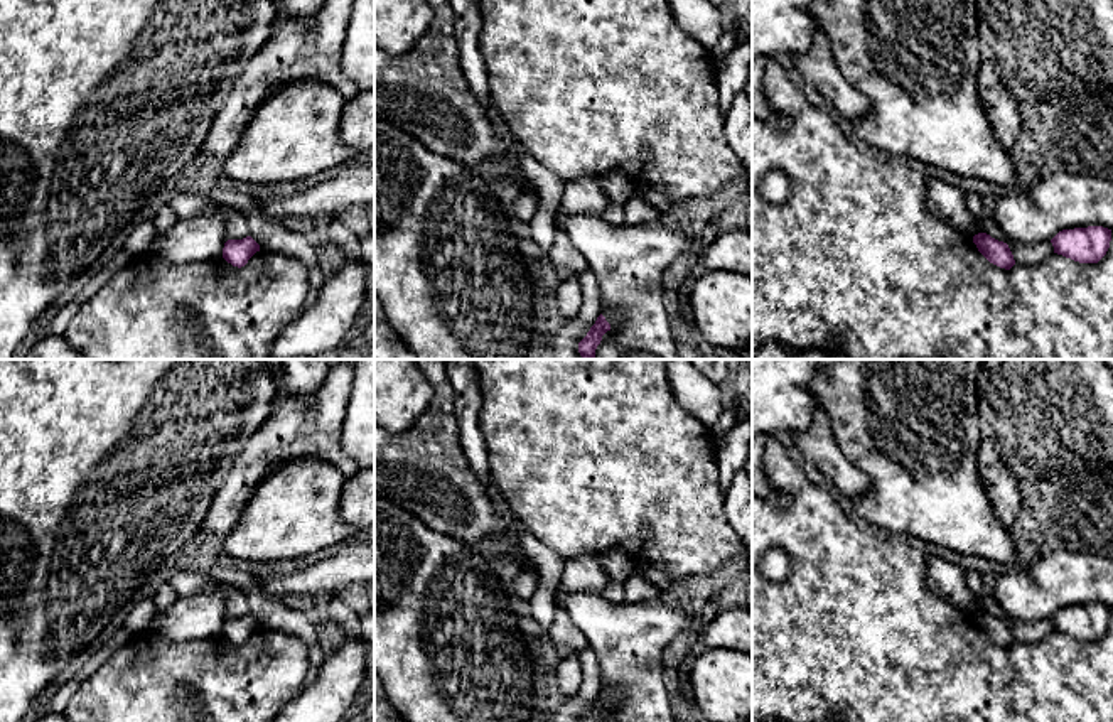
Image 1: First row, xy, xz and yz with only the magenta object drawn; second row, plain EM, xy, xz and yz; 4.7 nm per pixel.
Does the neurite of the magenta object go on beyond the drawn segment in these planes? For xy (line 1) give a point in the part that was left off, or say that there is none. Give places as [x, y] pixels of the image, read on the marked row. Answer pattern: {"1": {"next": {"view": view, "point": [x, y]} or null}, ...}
{"1": {"next": null}}

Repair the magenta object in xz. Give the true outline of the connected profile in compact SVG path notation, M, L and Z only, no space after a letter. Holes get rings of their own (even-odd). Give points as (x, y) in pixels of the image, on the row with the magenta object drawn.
M600 314L595 321L595 324L590 327L587 336L578 342L578 353L582 359L594 359L595 349L602 341L602 336L610 331L610 324L605 321L605 317Z

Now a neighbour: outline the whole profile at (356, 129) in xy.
M361 91L346 100L339 121L339 138L359 152L374 147L374 91Z

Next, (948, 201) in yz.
M926 177L926 199L933 213L966 236L978 234L975 218L966 206L966 192L936 177Z

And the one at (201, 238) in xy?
M219 207L192 219L179 219L165 234L155 234L147 256L199 263L221 258L226 241L226 218Z

